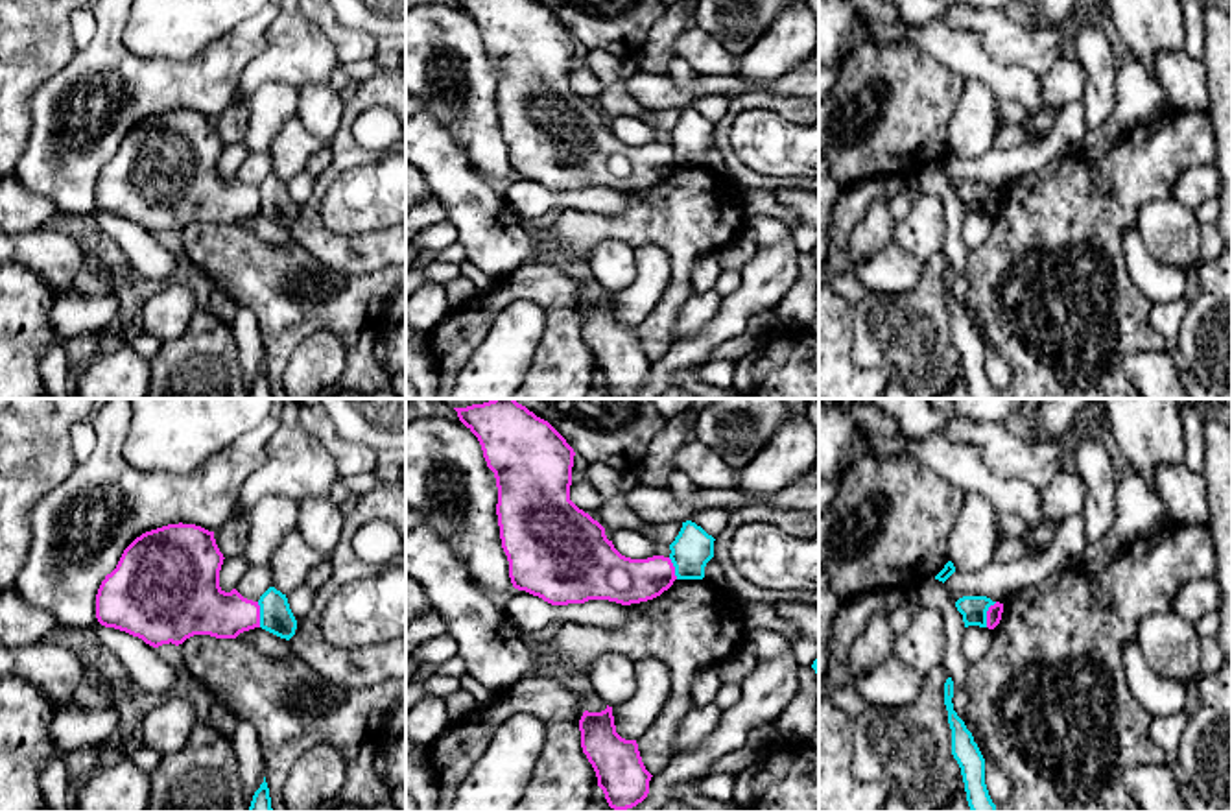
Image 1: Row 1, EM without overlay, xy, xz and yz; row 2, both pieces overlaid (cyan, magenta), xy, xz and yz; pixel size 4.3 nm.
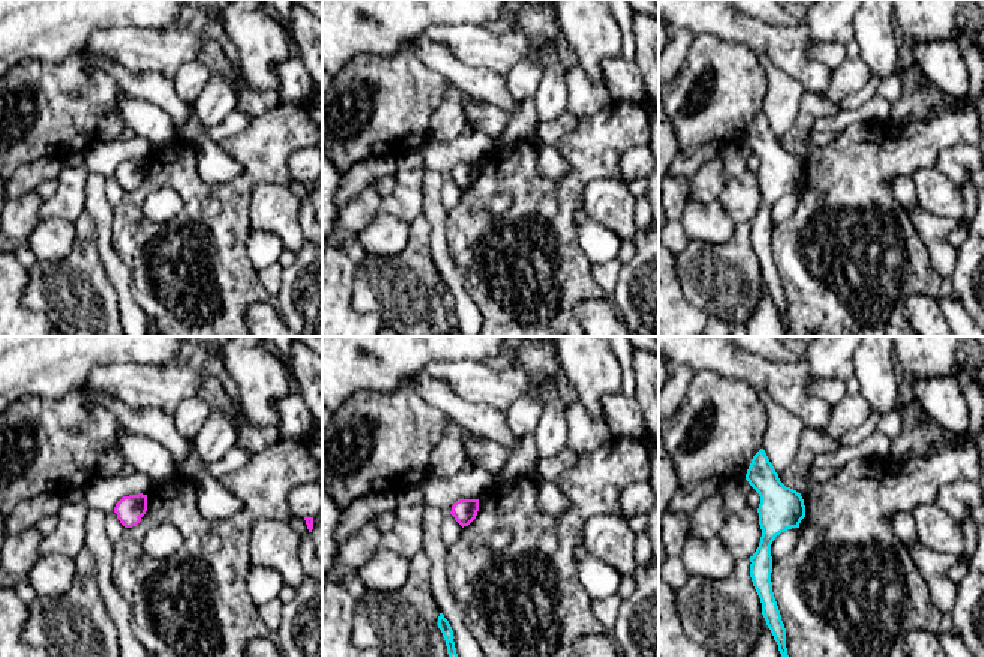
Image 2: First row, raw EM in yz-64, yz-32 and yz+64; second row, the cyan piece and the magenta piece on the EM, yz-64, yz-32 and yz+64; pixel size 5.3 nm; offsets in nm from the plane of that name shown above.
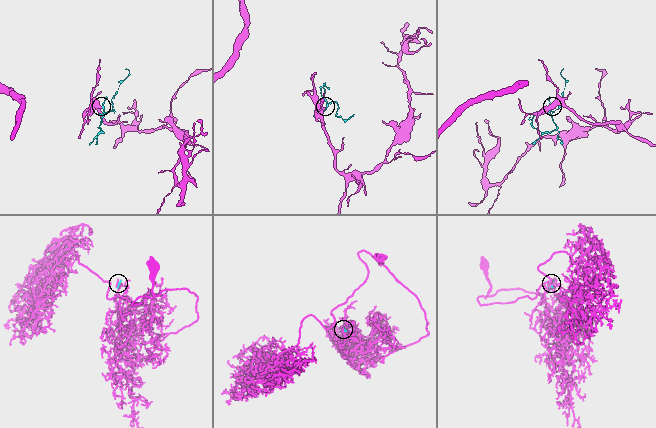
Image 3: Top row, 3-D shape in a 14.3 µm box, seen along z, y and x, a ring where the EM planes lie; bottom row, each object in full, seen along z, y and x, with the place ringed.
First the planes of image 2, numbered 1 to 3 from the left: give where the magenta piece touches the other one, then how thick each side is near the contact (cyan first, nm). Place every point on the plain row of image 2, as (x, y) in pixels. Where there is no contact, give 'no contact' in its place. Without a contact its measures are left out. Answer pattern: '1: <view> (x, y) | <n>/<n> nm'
1: no contact
2: no contact
3: no contact

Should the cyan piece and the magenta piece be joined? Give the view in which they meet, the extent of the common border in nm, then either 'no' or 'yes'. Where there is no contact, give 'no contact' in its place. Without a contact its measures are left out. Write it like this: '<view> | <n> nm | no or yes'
yz | 120 nm | no

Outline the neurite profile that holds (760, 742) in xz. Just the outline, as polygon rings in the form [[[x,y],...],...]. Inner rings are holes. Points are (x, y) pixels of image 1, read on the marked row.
[[[765,723],[754,729],[743,747],[717,758],[710,773],[738,775],[752,764],[760,764],[771,751],[782,747],[788,740],[780,734],[775,723]]]

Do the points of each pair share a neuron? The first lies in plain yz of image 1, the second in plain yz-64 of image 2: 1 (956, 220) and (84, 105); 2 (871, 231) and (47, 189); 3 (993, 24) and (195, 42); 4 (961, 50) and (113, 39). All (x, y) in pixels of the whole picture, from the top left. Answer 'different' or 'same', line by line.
1: different
2: different
3: same
4: different

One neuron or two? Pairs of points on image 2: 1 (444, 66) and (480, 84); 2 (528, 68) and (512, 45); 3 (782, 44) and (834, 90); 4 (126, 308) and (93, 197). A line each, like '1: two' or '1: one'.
1: one
2: two
3: two
4: one

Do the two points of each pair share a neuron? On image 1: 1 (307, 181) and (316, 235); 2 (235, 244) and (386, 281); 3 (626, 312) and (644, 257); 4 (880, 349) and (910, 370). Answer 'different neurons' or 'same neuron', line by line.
1: different neurons
2: same neuron
3: same neuron
4: same neuron

